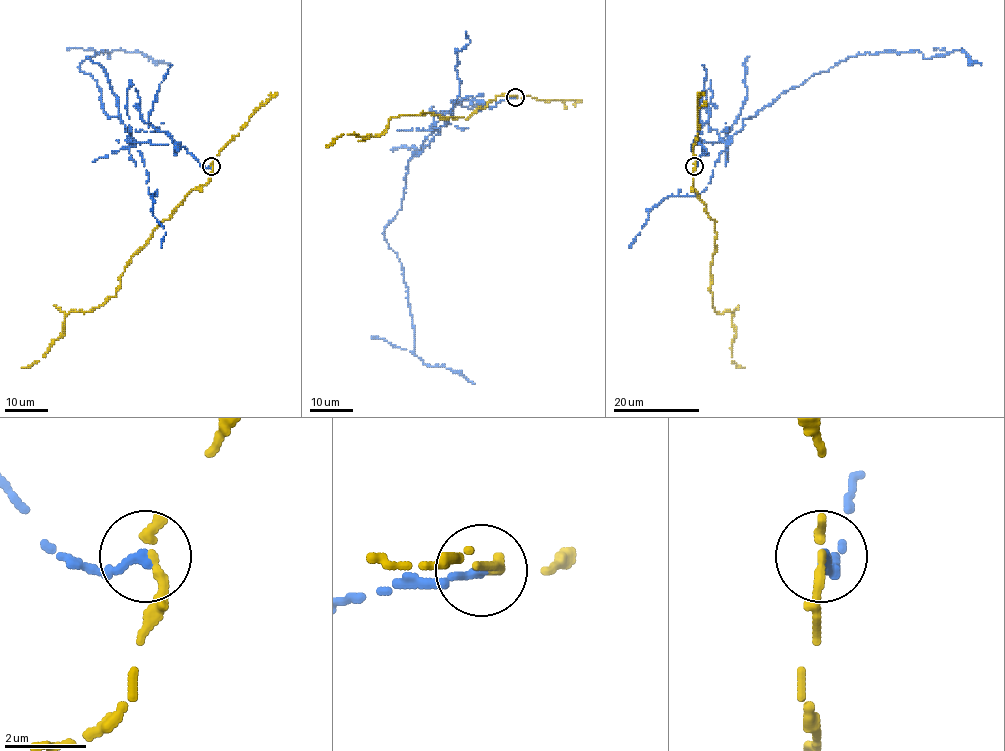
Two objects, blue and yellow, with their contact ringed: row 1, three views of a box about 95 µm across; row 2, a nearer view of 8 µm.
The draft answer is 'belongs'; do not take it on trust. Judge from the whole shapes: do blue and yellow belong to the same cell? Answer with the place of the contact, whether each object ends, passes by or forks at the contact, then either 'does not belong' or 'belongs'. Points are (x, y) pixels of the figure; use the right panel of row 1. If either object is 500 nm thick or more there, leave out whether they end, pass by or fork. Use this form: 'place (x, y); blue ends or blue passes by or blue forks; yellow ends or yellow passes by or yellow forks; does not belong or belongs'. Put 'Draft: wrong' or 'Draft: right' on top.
Draft: wrong
place (694, 166); blue ends; yellow ends; does not belong

